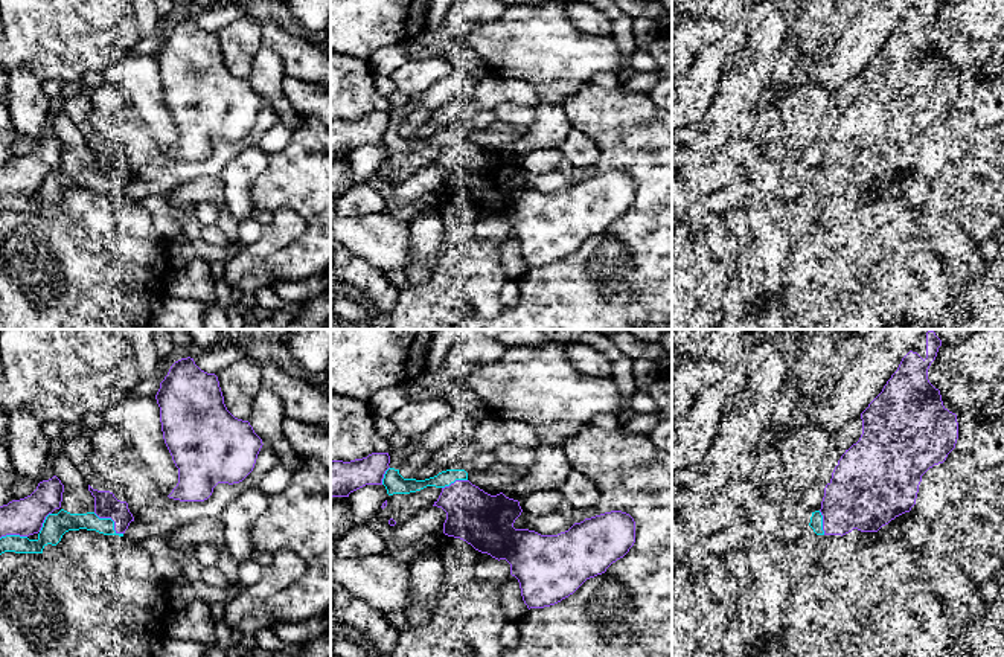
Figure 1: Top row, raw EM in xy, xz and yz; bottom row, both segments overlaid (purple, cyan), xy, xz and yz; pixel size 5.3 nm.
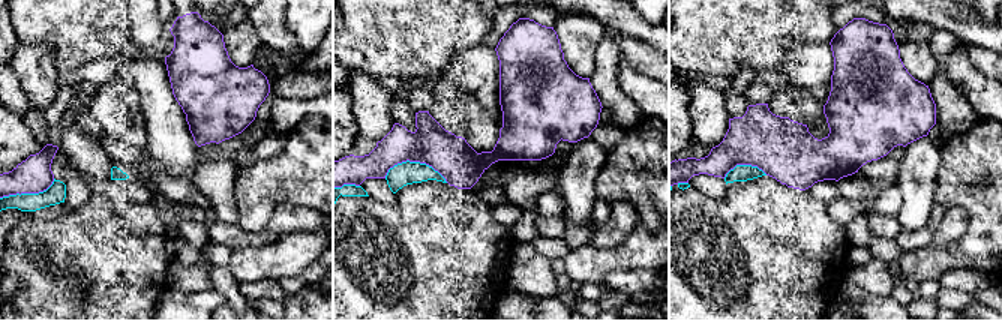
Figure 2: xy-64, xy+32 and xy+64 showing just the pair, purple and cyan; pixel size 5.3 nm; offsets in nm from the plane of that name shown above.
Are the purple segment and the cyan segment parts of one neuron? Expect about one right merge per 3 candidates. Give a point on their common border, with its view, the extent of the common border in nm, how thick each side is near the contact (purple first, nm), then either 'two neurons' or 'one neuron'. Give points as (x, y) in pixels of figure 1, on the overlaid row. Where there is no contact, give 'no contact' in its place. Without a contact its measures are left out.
meets purple in xy at (111, 519); contact 200 nm long; 130 nm thick on the purple side, 110 nm on the other; two neurons

